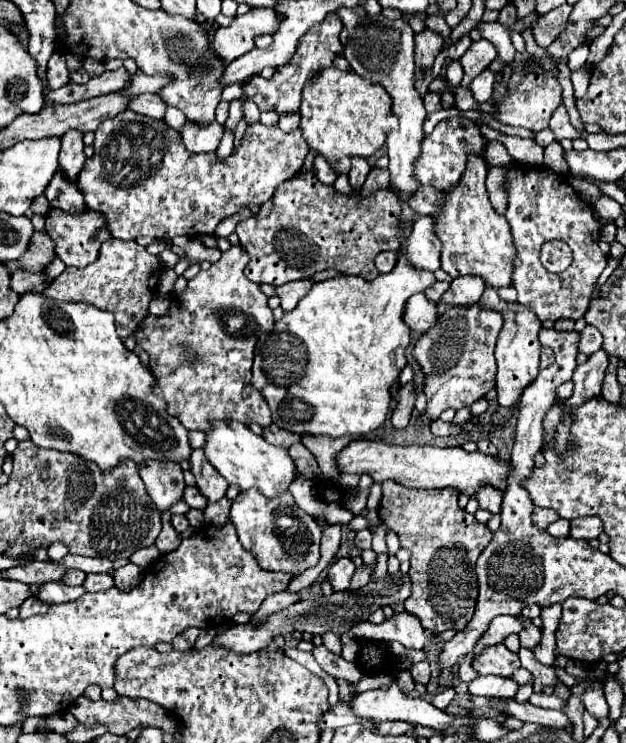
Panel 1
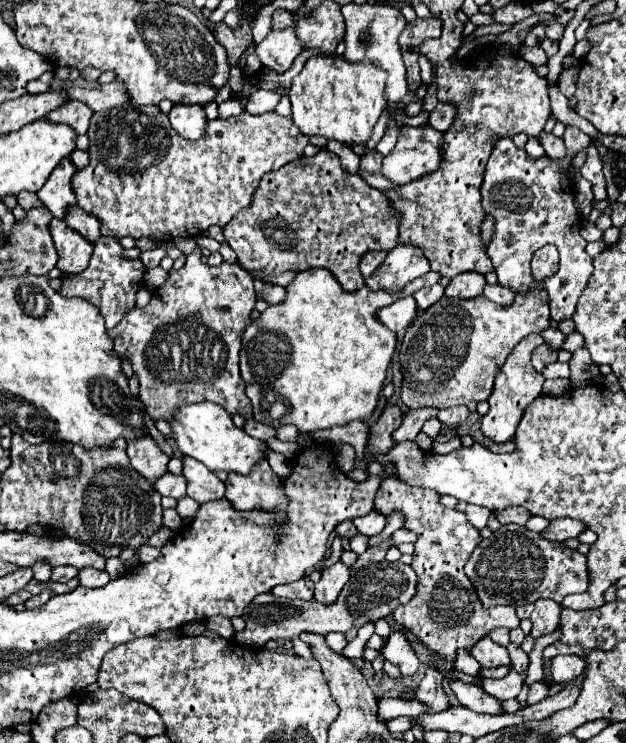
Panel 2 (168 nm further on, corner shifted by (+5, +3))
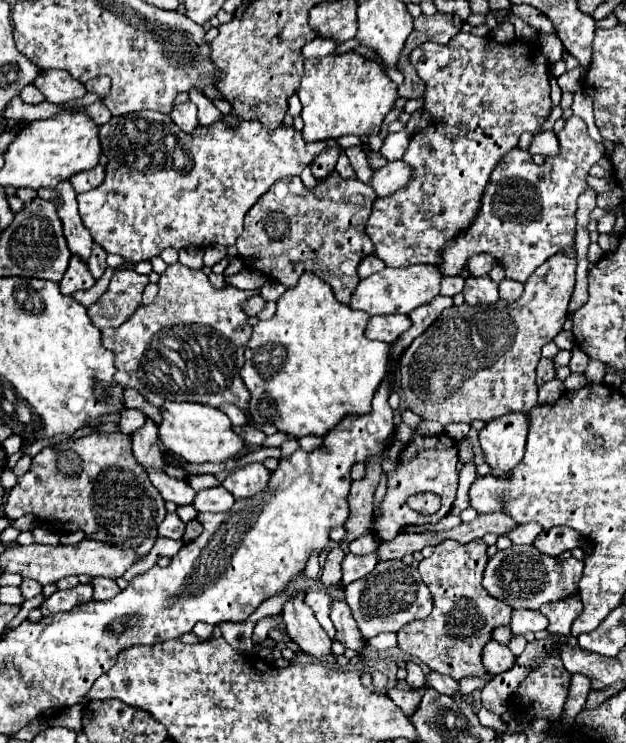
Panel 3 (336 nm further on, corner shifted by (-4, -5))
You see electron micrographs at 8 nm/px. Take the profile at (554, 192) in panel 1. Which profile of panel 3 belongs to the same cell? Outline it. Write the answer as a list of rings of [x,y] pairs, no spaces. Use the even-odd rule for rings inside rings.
[[[578,116],[566,120],[562,132],[556,132],[556,136],[560,142],[558,156],[548,156],[540,166],[520,148],[510,150],[496,164],[476,218],[442,250],[438,270],[444,276],[460,276],[474,254],[486,252],[504,266],[508,278],[524,284],[554,252],[574,244],[576,198],[587,188],[586,174],[604,156],[606,148],[588,136],[584,120]]]

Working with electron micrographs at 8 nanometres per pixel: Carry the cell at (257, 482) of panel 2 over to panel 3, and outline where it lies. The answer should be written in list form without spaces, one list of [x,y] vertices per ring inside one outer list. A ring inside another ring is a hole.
[[[254,462],[232,470],[222,482],[222,486],[228,488],[232,496],[238,500],[238,498],[248,498],[258,494],[262,488],[268,486],[268,480],[270,480],[270,472],[266,470],[266,466]]]

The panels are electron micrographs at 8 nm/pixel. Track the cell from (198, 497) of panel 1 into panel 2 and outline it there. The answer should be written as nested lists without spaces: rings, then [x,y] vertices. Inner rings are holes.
[[[167,472],[165,476],[161,476],[155,484],[155,490],[161,496],[171,496],[175,500],[185,496],[185,478],[183,476],[173,476],[171,472]]]

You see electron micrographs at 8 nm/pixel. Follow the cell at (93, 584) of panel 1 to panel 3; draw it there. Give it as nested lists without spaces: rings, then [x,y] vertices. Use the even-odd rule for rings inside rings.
[[[94,578],[92,584],[94,584],[94,600],[110,600],[120,592],[118,584],[110,578]]]

